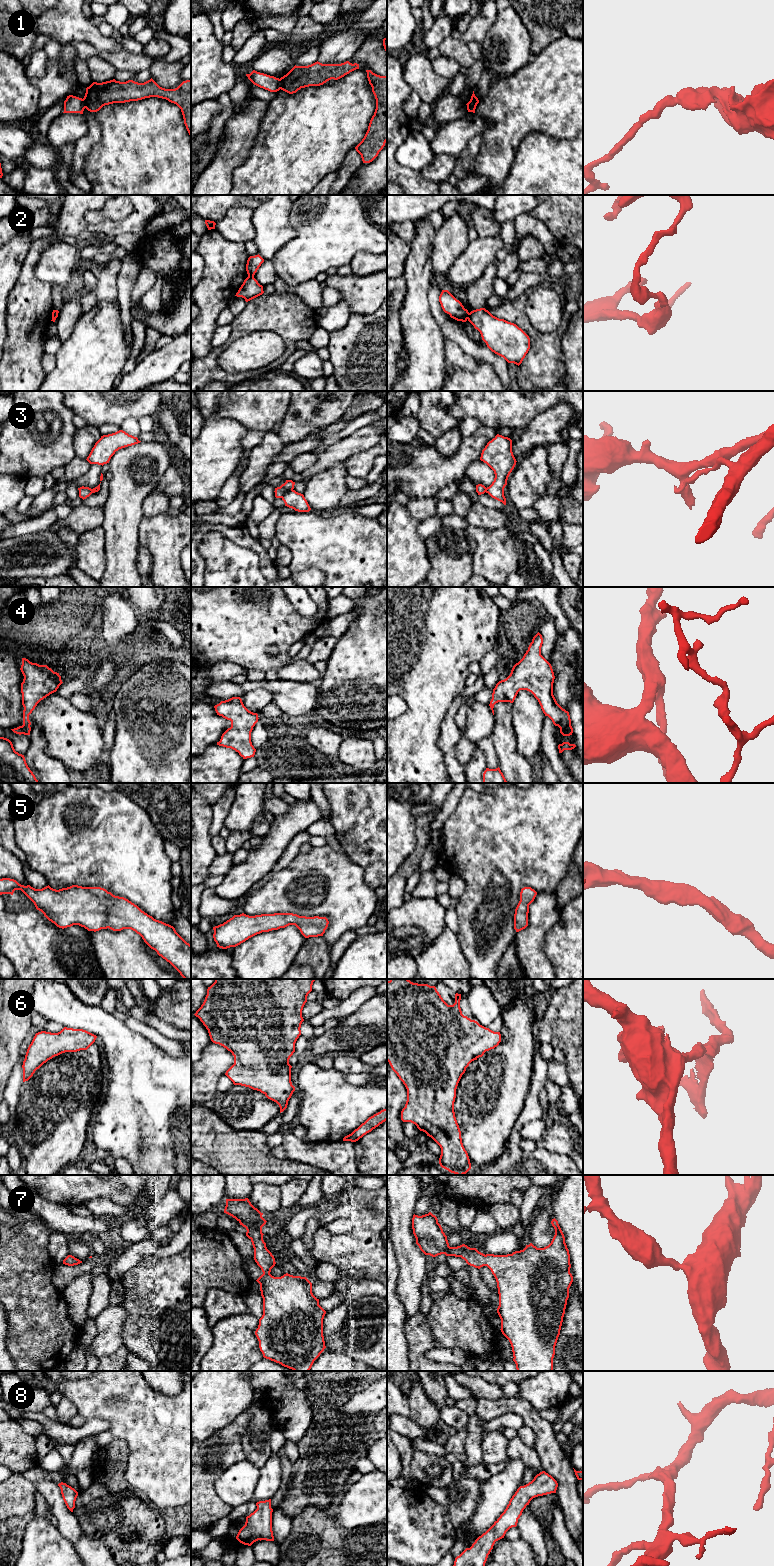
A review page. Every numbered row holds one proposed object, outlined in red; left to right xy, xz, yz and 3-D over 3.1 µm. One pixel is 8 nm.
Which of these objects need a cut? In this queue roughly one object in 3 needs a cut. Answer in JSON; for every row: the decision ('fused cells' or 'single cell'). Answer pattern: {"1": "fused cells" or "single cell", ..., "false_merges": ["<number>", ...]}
{"1": "fused cells", "2": "fused cells", "3": "fused cells", "4": "single cell", "5": "single cell", "6": "single cell", "7": "single cell", "8": "single cell", "false_merges": ["1", "2", "3"]}

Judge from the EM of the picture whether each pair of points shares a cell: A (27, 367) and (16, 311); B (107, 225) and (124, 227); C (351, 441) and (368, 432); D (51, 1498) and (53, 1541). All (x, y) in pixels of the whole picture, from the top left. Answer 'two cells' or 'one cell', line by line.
A: one cell
B: one cell
C: one cell
D: two cells

